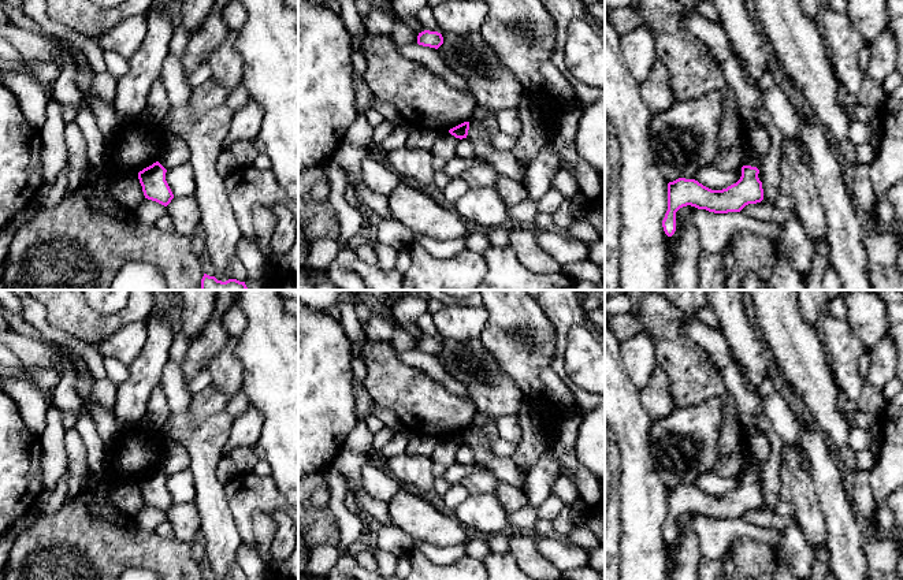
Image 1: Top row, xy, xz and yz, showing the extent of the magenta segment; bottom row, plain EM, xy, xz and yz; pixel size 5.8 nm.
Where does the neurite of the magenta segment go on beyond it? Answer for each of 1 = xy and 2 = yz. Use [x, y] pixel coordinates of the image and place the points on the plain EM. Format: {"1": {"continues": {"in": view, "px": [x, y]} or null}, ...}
{"1": {"continues": null}, "2": {"continues": null}}

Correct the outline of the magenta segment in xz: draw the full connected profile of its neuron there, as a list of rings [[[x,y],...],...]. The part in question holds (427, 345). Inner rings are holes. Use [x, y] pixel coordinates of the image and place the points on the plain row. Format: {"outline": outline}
{"outline": [[[424,337],[419,339],[417,350],[438,356],[443,350],[443,343],[438,338]]]}

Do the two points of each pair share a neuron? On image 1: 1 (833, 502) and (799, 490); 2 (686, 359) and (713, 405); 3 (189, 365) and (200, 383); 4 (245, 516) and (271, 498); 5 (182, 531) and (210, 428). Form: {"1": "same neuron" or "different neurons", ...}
{"1": "different neurons", "2": "different neurons", "3": "different neurons", "4": "same neuron", "5": "different neurons"}

